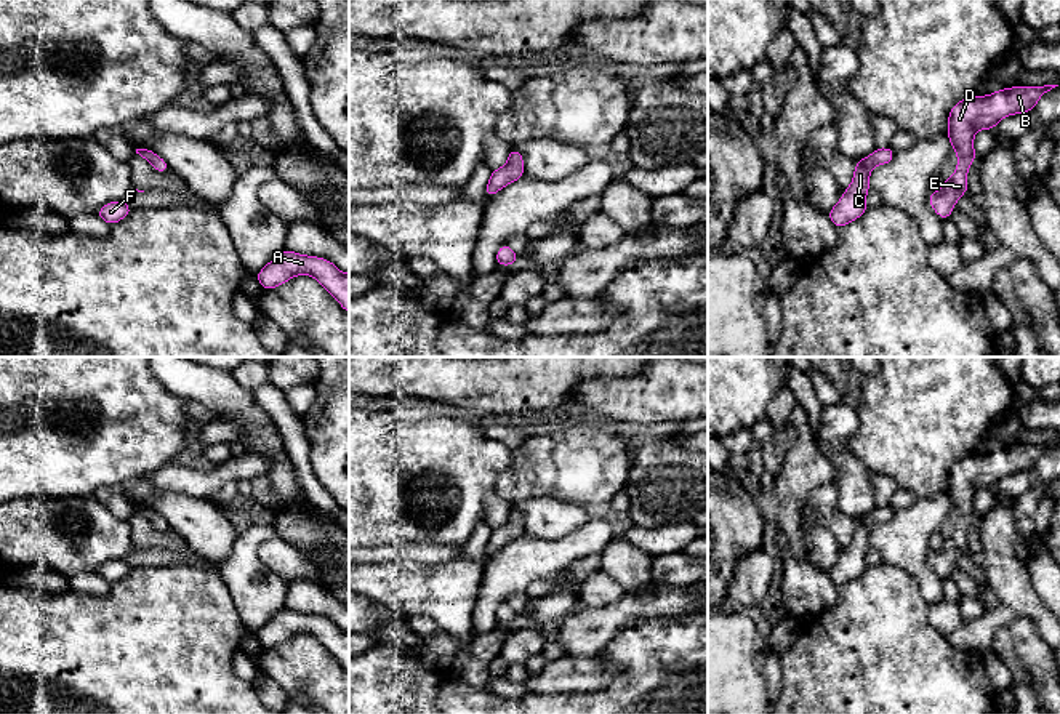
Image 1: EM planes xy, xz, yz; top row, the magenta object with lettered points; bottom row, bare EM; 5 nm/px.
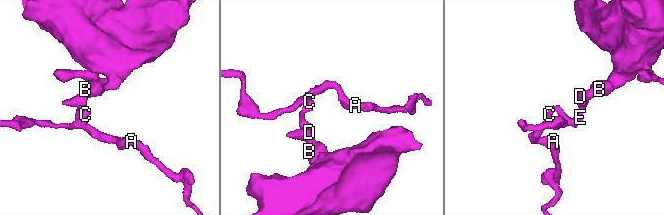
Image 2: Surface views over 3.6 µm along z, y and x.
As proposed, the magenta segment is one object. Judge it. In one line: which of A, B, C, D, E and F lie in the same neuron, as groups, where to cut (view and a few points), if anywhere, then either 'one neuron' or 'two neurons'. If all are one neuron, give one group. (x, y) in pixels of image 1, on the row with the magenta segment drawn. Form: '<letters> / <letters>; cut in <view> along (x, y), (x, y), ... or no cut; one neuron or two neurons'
A B C D E F; no cut; one neuron

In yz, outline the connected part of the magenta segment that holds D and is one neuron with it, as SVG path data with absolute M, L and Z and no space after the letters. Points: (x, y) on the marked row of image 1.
M1058 85L1010 86L988 96L969 96L956 102L948 115L948 138L958 152L958 166L938 192L929 191L929 205L945 221L961 195L969 192L967 170L977 160L974 136L978 130L994 130L1004 117L1034 110L1042 94Z

